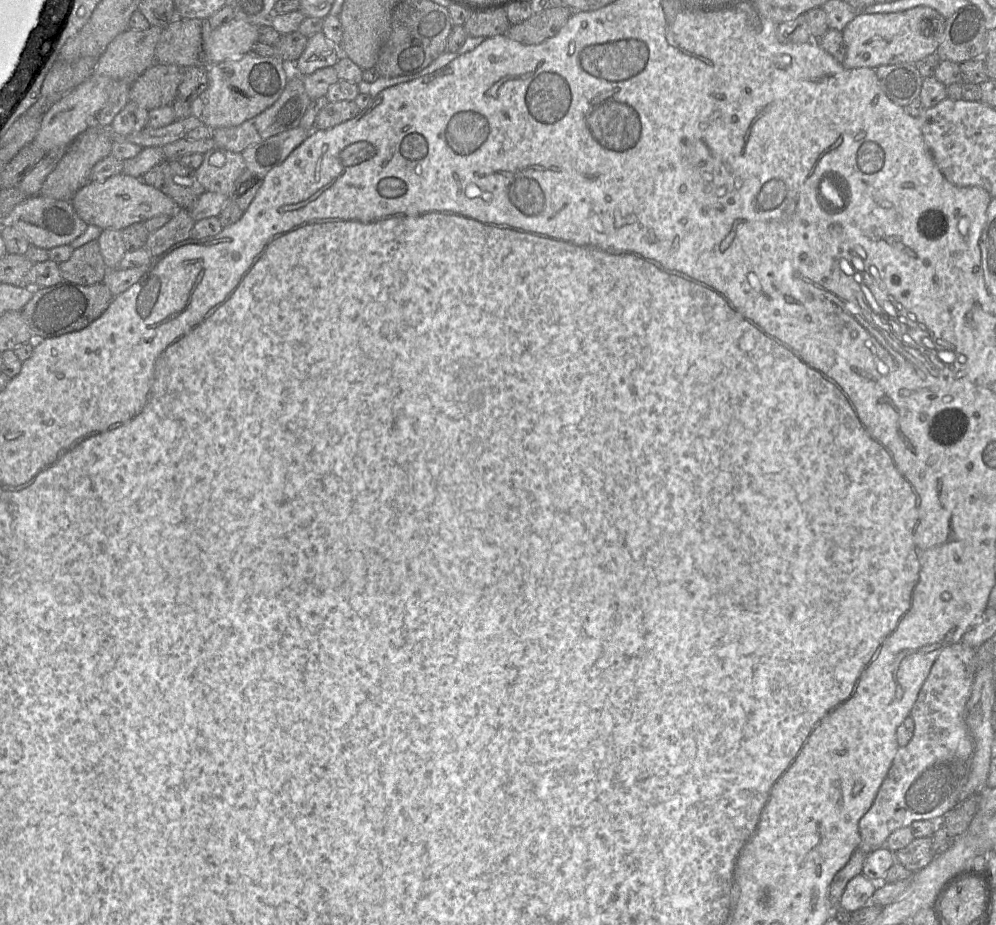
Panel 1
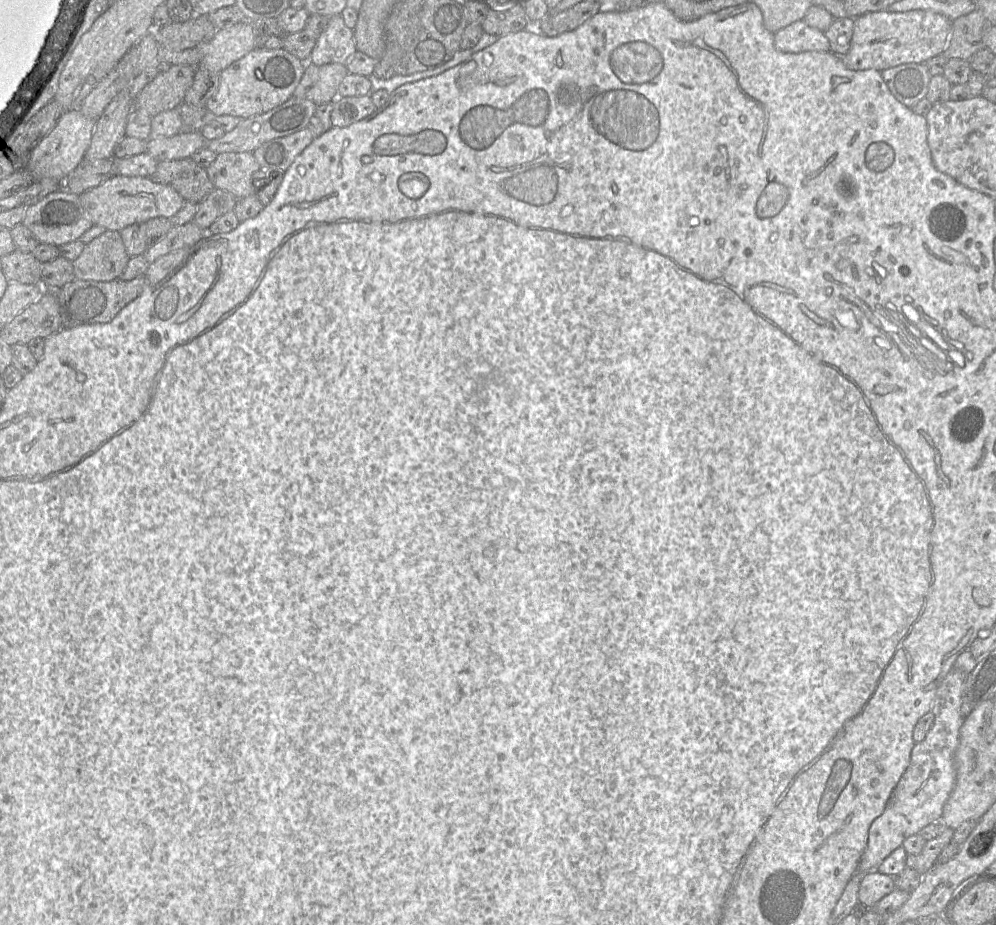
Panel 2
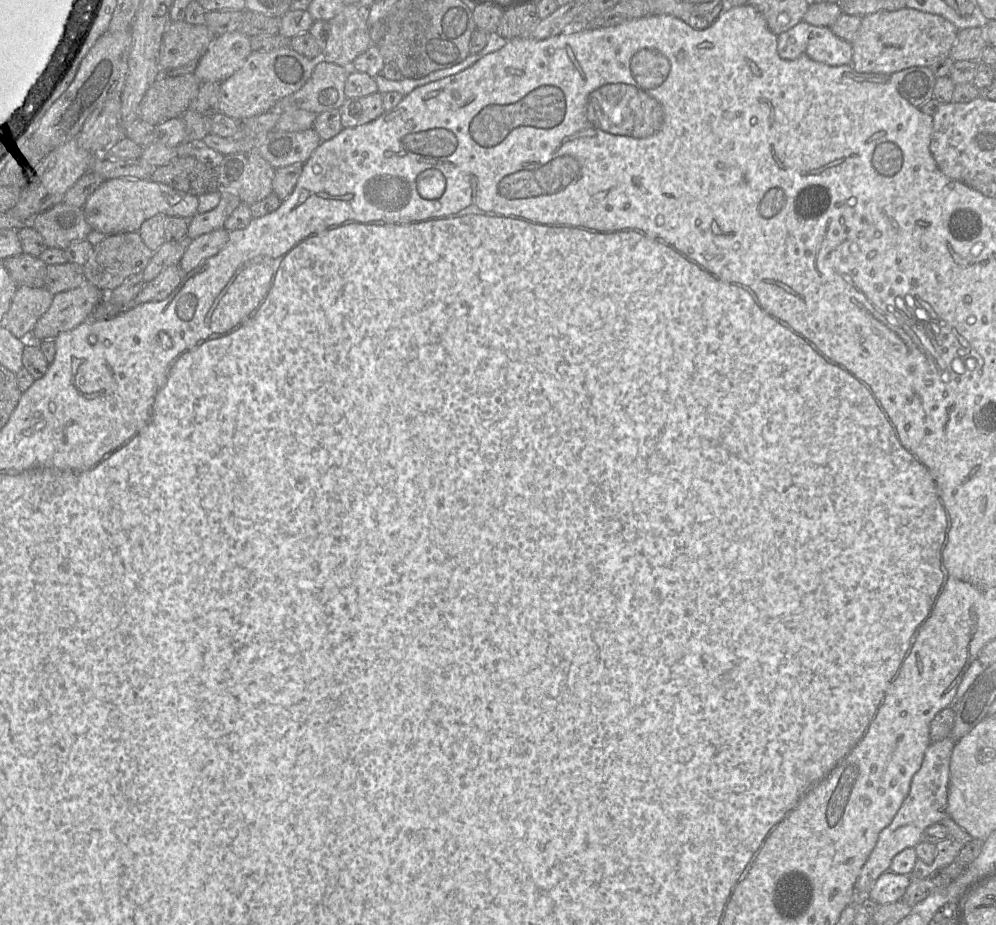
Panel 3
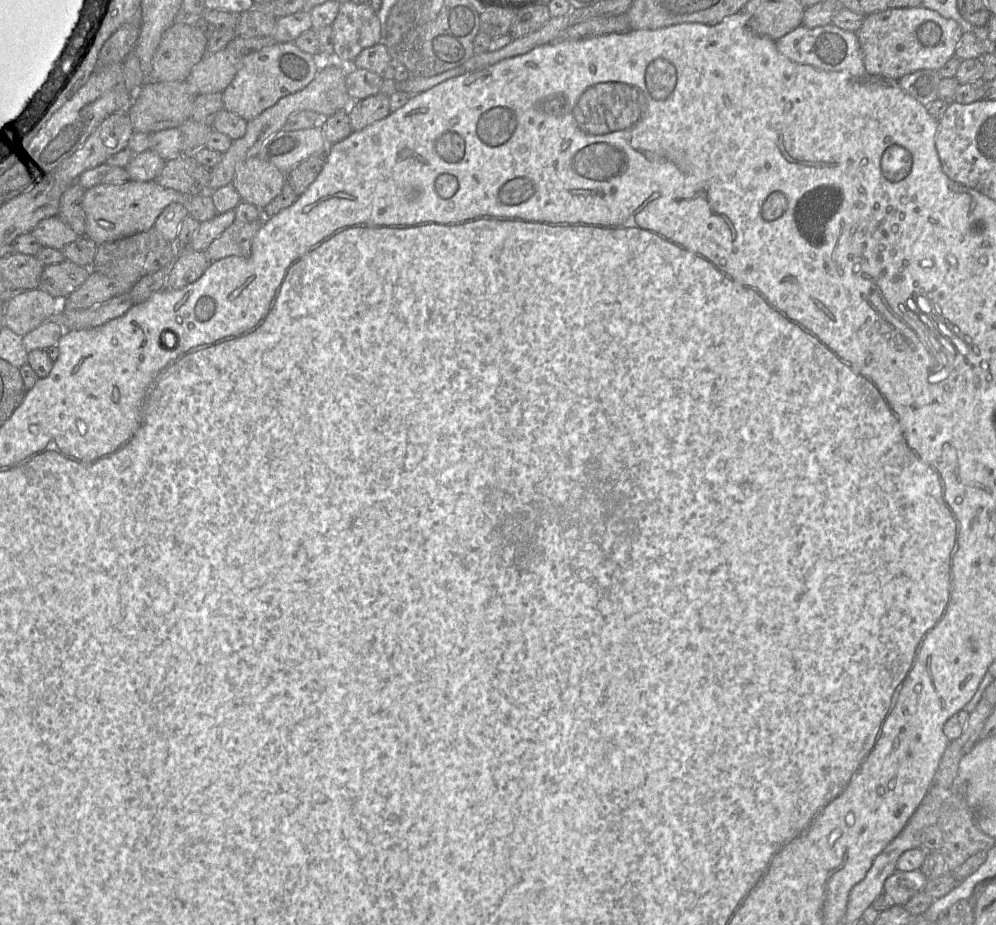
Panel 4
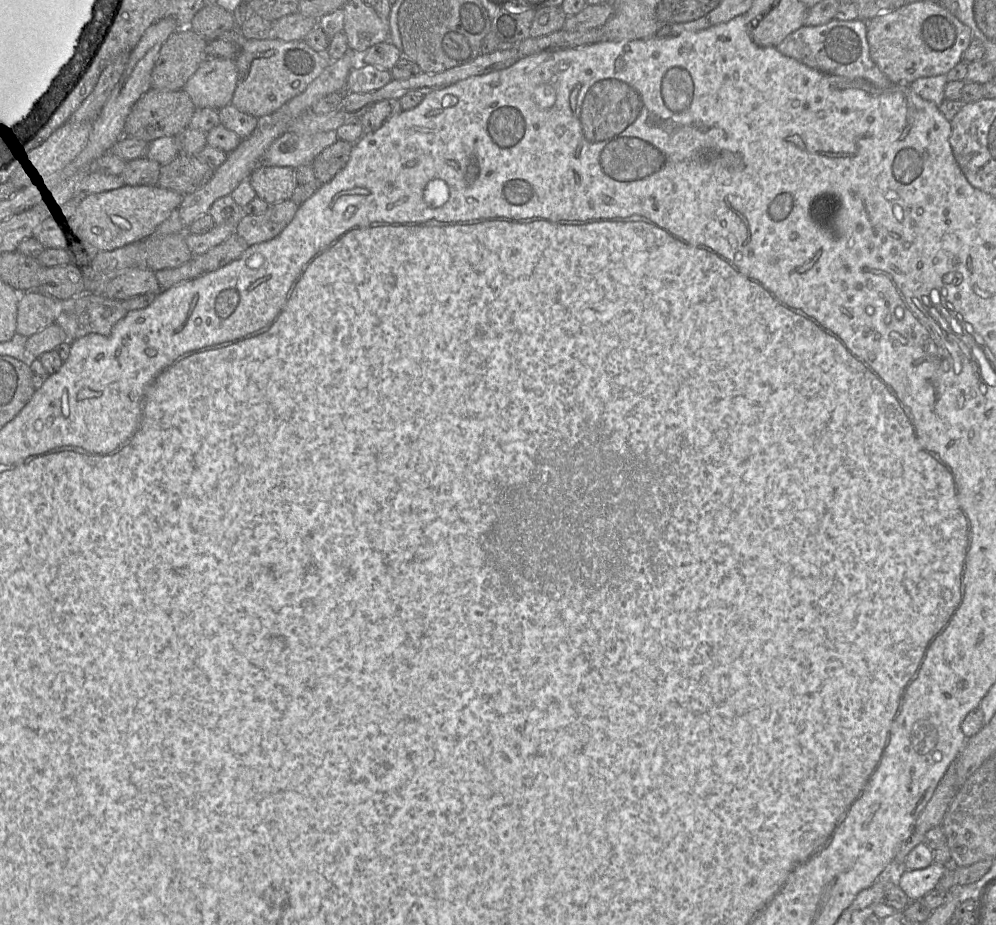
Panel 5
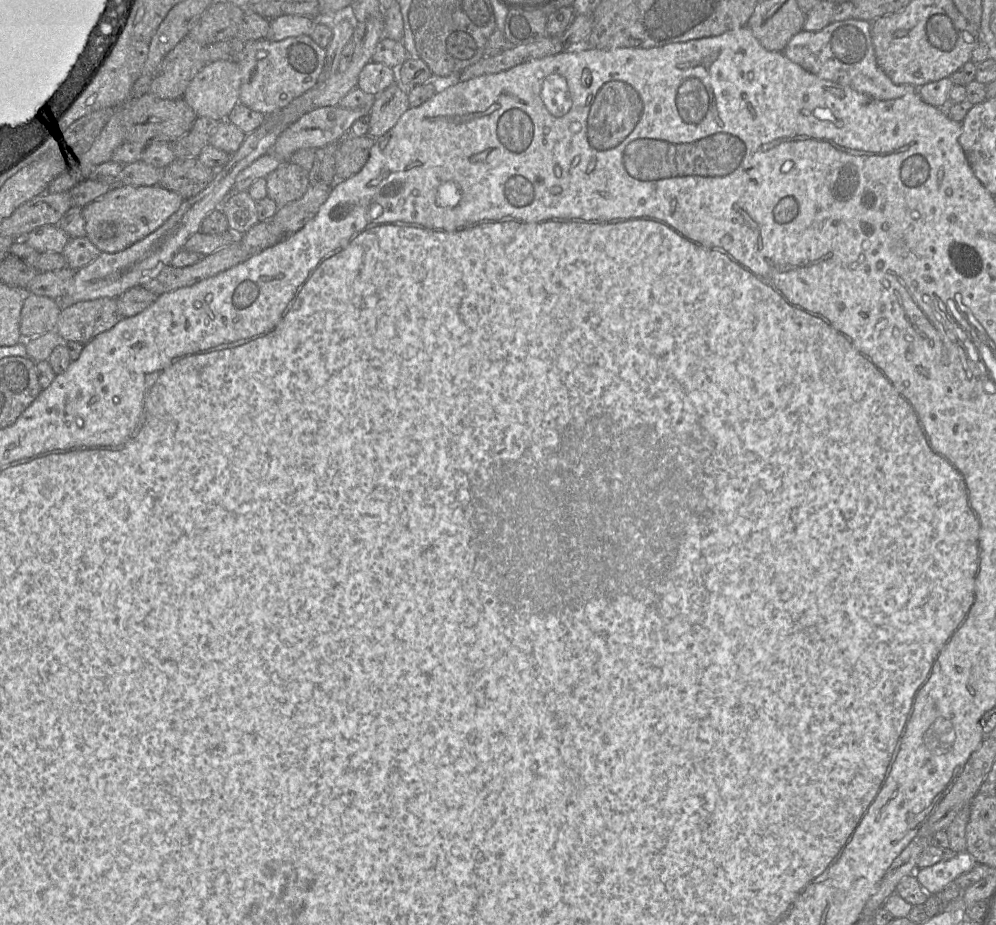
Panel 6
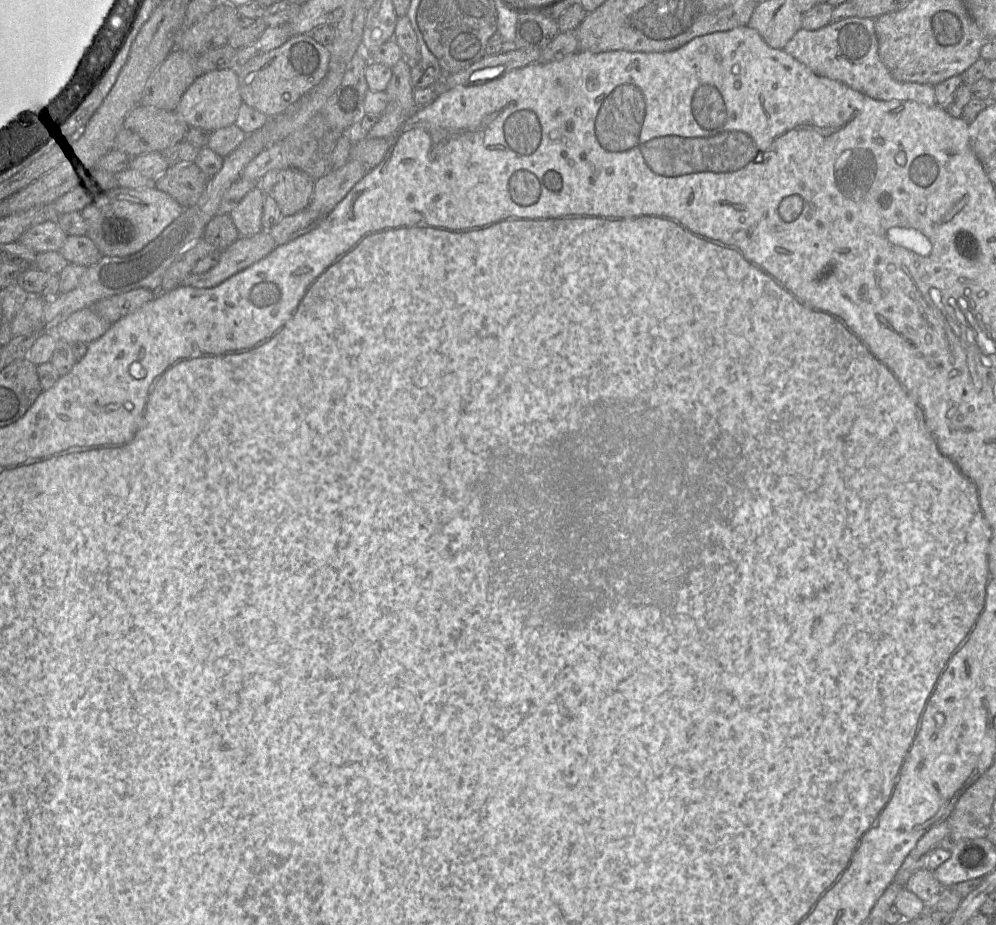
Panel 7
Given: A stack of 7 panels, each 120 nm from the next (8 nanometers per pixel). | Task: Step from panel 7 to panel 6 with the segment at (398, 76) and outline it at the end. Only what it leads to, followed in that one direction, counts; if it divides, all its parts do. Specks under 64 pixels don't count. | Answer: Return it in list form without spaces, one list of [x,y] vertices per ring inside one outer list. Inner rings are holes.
[[[397,80],[375,97],[369,112],[367,135],[375,139],[383,136],[408,108],[408,89]]]

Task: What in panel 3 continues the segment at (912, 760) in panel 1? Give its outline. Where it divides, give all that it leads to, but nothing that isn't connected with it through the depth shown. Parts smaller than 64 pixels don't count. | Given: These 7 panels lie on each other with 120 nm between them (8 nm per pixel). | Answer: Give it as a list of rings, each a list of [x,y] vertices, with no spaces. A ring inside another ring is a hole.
[[[949,736],[931,743],[927,748],[922,765],[912,779],[907,797],[892,822],[880,832],[877,843],[855,882],[856,899],[867,897],[877,879],[885,872],[890,871],[893,858],[904,849],[915,848],[922,841],[925,829],[940,823],[946,817],[951,754],[955,743]]]

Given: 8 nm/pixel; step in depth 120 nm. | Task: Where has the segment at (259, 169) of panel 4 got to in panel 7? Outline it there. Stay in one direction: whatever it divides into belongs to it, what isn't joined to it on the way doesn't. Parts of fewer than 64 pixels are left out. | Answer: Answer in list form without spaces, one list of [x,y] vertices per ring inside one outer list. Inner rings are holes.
[[[286,166],[280,170],[269,195],[275,199],[283,216],[293,215],[308,208],[314,192],[314,182],[302,170]]]

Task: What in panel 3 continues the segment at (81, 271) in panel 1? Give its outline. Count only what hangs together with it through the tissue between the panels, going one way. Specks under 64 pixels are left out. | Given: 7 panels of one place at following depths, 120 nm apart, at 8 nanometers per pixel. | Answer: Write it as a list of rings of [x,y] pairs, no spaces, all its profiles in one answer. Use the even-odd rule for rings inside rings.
[[[137,231],[106,236],[93,245],[89,257],[82,265],[85,282],[93,284],[104,293],[110,292],[130,276],[143,272],[153,254]]]

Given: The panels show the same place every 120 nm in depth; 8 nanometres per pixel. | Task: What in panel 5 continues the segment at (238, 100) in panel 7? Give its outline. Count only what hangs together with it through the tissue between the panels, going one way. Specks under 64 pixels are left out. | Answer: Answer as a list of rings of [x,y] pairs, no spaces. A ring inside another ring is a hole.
[[[208,57],[188,80],[184,90],[197,108],[220,110],[231,104],[237,82],[235,60]]]

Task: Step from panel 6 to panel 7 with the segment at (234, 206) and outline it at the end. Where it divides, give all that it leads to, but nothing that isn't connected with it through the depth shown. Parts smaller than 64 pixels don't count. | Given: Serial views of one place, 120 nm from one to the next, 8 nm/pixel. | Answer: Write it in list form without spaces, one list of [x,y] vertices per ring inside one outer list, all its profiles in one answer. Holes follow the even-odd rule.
[[[259,187],[249,191],[229,214],[240,236],[252,236],[261,232],[265,194]]]

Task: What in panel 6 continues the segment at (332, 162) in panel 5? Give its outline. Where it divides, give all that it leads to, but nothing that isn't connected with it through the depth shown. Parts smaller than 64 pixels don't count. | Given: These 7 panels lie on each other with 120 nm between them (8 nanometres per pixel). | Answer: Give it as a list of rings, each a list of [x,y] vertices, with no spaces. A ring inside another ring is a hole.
[[[368,135],[346,139],[335,152],[335,181],[344,181],[358,173],[367,163],[375,138]]]

